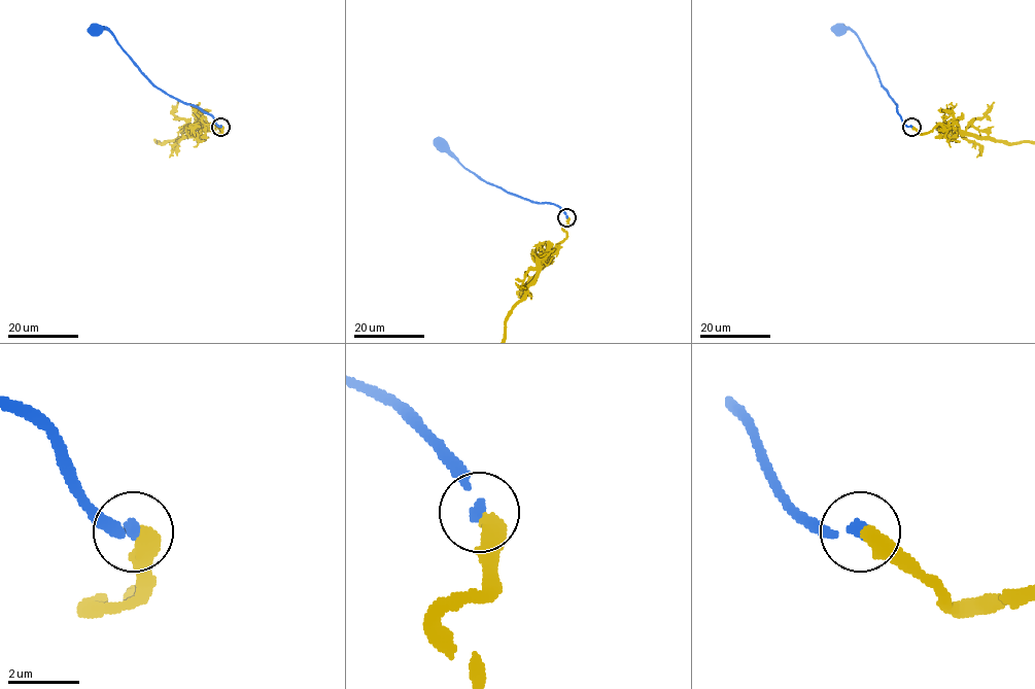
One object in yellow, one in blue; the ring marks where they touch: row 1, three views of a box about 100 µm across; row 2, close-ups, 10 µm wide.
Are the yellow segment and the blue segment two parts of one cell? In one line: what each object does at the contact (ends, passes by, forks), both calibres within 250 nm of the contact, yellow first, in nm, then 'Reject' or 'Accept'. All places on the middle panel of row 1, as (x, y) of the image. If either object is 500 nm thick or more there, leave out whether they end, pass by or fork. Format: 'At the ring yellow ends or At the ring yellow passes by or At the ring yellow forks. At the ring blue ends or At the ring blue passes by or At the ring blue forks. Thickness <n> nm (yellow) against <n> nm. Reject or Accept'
At the ring yellow ends. At the ring blue ends. Thickness 440 nm (yellow) against 280 nm. Accept

